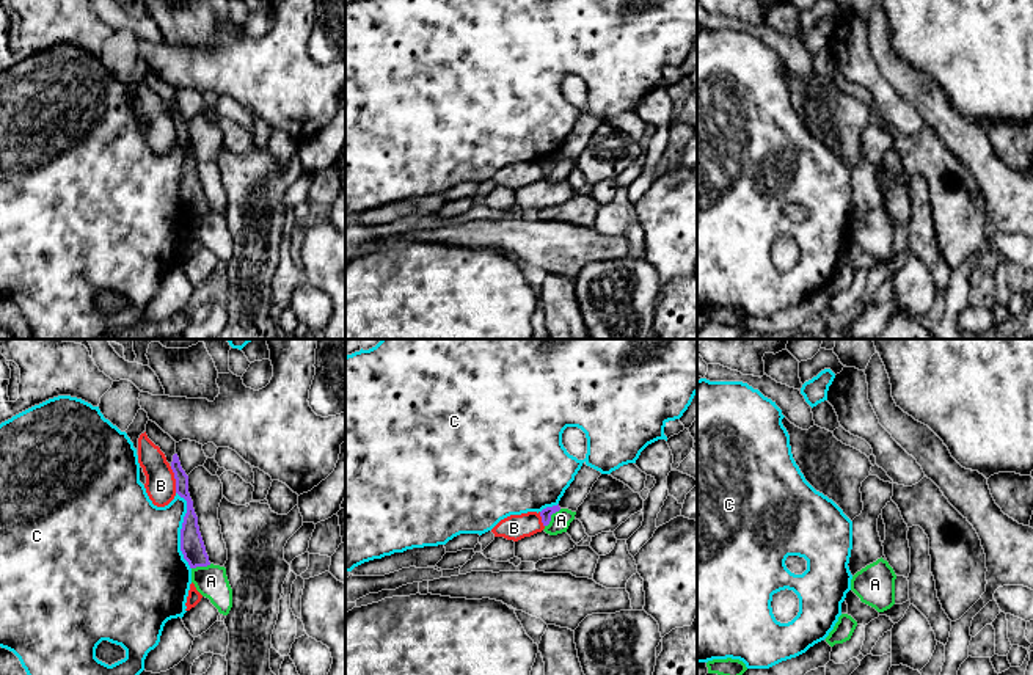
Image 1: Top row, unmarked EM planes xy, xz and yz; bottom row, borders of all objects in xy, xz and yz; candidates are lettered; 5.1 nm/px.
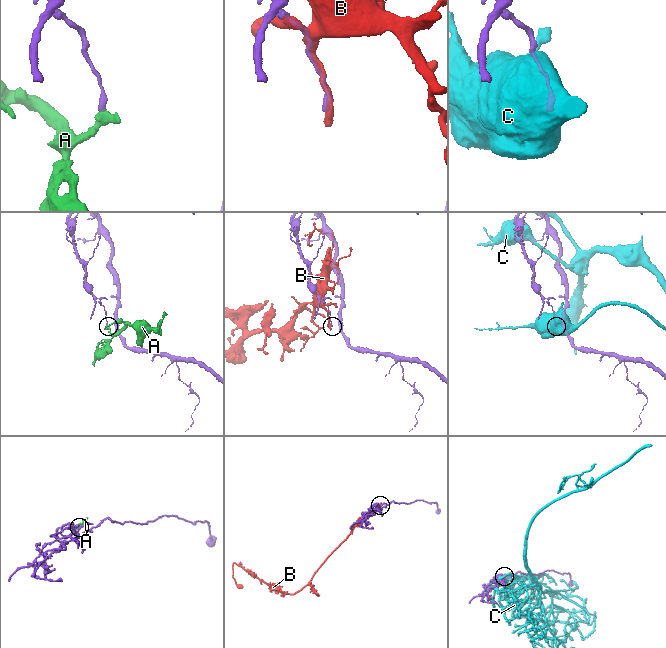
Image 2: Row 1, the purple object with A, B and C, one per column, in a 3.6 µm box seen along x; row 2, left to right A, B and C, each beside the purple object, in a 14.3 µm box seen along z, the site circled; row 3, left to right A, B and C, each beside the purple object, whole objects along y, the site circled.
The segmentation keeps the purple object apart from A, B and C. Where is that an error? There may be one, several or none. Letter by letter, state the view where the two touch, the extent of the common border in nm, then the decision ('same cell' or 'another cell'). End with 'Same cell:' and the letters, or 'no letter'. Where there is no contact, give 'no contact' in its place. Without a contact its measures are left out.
A: meets purple in xz; contact 130 nm long; another cell
B: meets purple in xy; contact 140 nm long; another cell
C: meets purple in xy; contact 400 nm long; another cell
Same cell: no letter

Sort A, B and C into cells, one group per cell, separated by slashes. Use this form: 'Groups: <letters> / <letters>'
Groups: A / B / C

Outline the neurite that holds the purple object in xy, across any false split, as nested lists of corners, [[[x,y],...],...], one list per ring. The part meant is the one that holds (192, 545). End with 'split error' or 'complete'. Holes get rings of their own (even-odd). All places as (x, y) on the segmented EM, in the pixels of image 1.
[[[177,454],[173,455],[171,469],[176,479],[176,493],[187,501],[187,513],[181,529],[181,551],[190,568],[207,567],[210,562],[199,532],[193,501],[188,493],[188,476],[182,469]]]; complete

